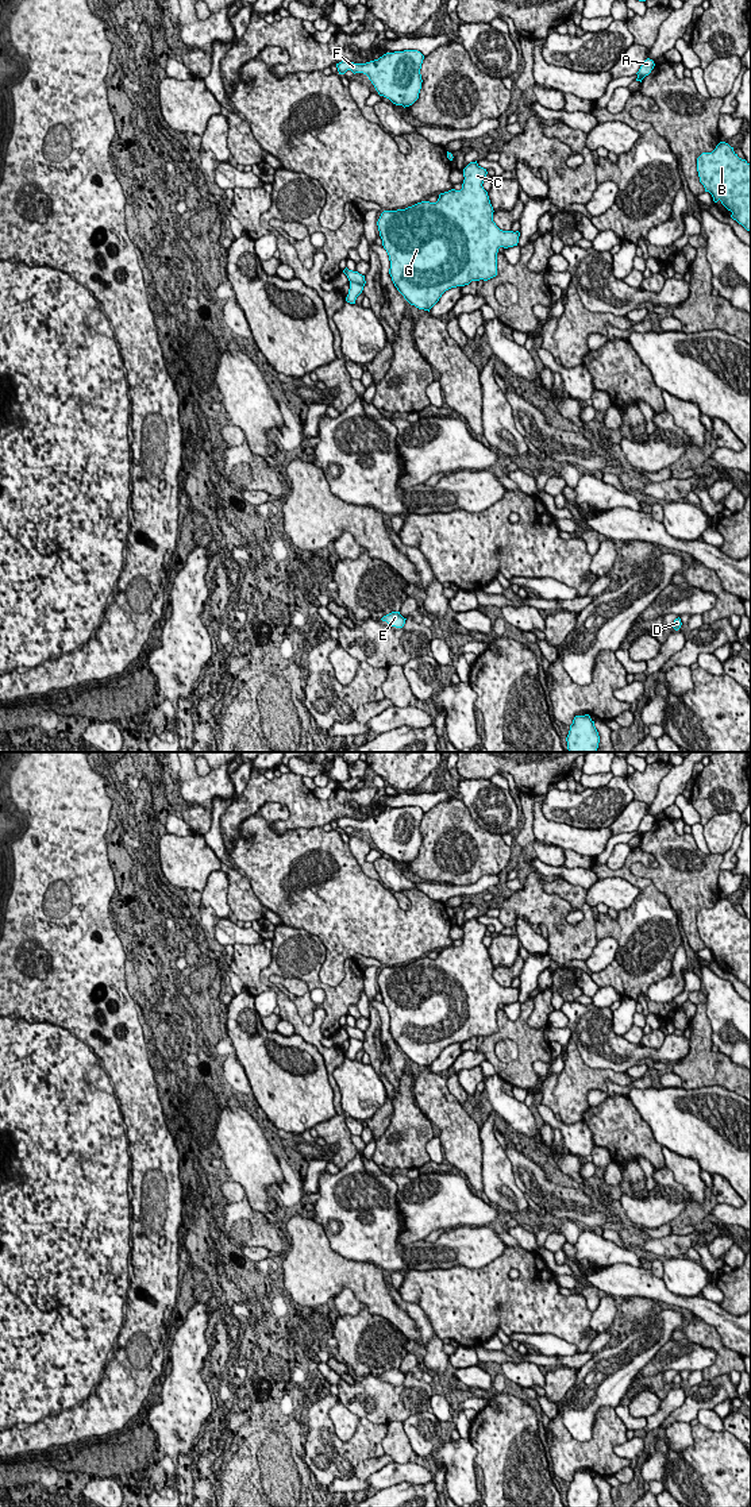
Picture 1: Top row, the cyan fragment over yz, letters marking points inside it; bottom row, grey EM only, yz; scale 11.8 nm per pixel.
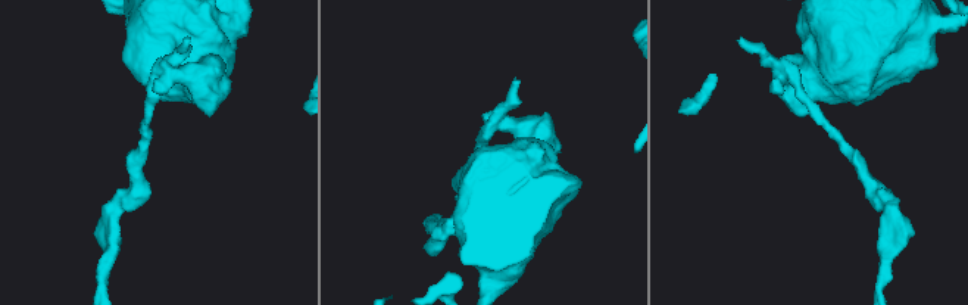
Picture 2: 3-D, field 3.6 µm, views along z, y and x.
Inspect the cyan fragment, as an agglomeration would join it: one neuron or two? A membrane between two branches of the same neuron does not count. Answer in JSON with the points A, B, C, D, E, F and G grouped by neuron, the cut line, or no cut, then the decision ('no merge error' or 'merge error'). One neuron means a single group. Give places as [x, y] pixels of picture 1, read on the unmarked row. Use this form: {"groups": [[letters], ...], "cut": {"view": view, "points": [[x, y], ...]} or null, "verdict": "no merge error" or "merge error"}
{"groups": [["A", "B", "C", "D", "F", "G"], ["E"]], "cut": {"view": "yz", "points": [[350, 1037], [355, 1037], [362, 1043]]}, "verdict": "merge error"}

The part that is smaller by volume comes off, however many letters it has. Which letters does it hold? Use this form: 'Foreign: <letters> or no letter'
Foreign: E

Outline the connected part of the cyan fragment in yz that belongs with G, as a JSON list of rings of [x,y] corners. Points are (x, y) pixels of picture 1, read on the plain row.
[[[477,917],[470,918],[461,947],[440,949],[436,959],[381,970],[377,982],[390,1017],[389,1030],[411,1061],[430,1068],[446,1047],[496,1033],[498,1005],[517,1002],[520,988],[502,987],[493,978],[494,967],[482,943],[486,930]]]

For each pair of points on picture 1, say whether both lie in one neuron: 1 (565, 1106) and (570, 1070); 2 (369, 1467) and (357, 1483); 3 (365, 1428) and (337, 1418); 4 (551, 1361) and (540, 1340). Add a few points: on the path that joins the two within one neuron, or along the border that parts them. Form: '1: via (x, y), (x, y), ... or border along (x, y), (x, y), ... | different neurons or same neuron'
1: via (566, 1097), (570, 1079) | same neuron
2: via (366, 1471), (361, 1479) | same neuron
3: border along (328, 1410), (334, 1432), (342, 1440), (349, 1441) | different neurons
4: border along (542, 1353), (555, 1357) | different neurons

